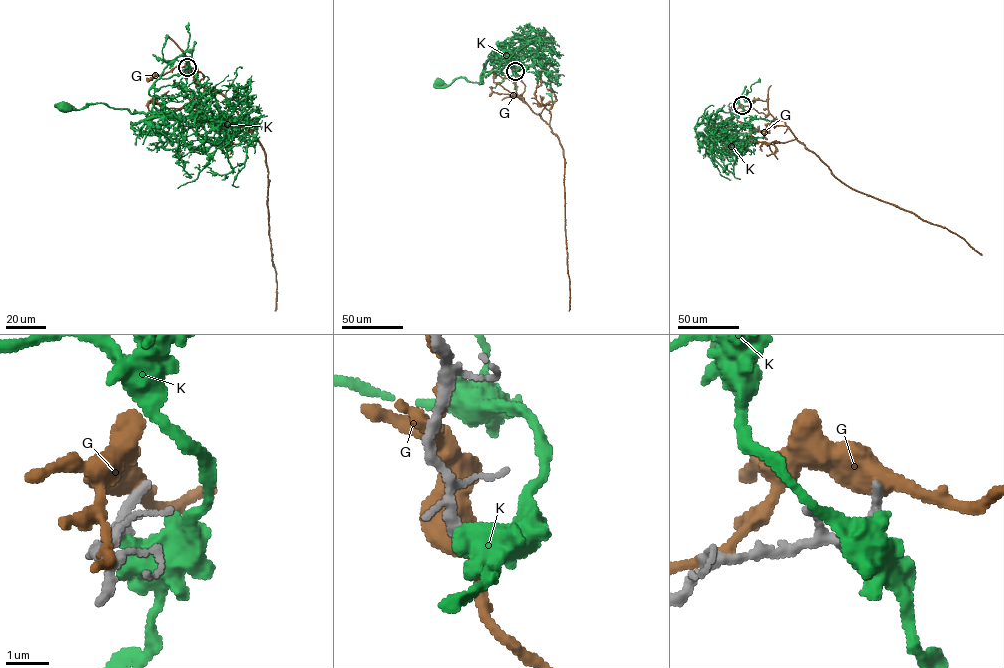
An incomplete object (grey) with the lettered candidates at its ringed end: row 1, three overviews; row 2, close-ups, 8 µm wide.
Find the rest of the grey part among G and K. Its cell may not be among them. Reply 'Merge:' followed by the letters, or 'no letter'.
Merge: no letter

